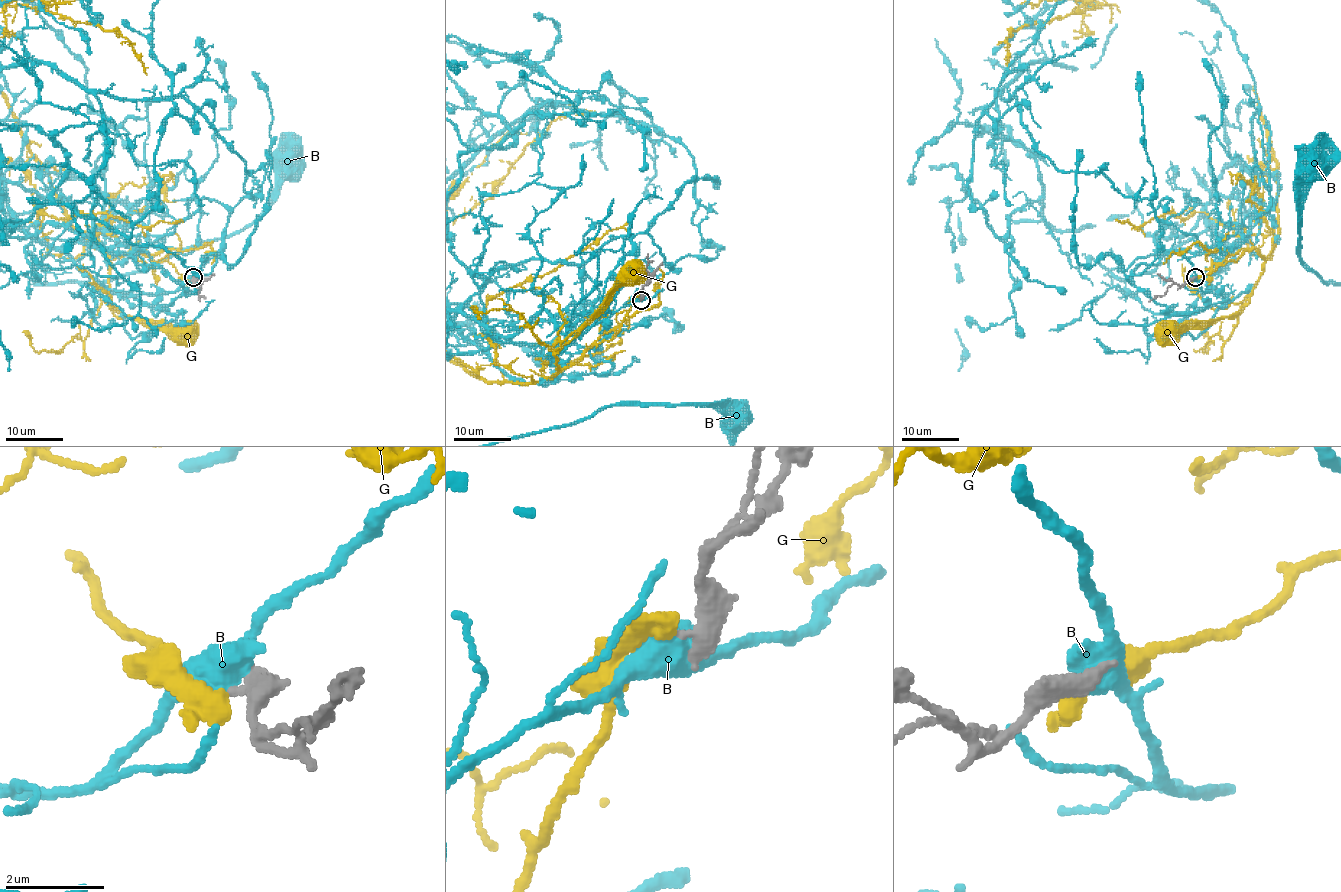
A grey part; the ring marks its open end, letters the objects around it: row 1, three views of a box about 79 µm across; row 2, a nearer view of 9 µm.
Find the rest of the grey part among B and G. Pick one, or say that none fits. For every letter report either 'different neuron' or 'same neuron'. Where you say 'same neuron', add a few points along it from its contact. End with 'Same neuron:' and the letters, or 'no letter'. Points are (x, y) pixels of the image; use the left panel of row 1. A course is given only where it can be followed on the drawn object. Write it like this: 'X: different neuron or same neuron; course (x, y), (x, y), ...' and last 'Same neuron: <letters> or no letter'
B: different neuron
G: different neuron
Same neuron: no letter

